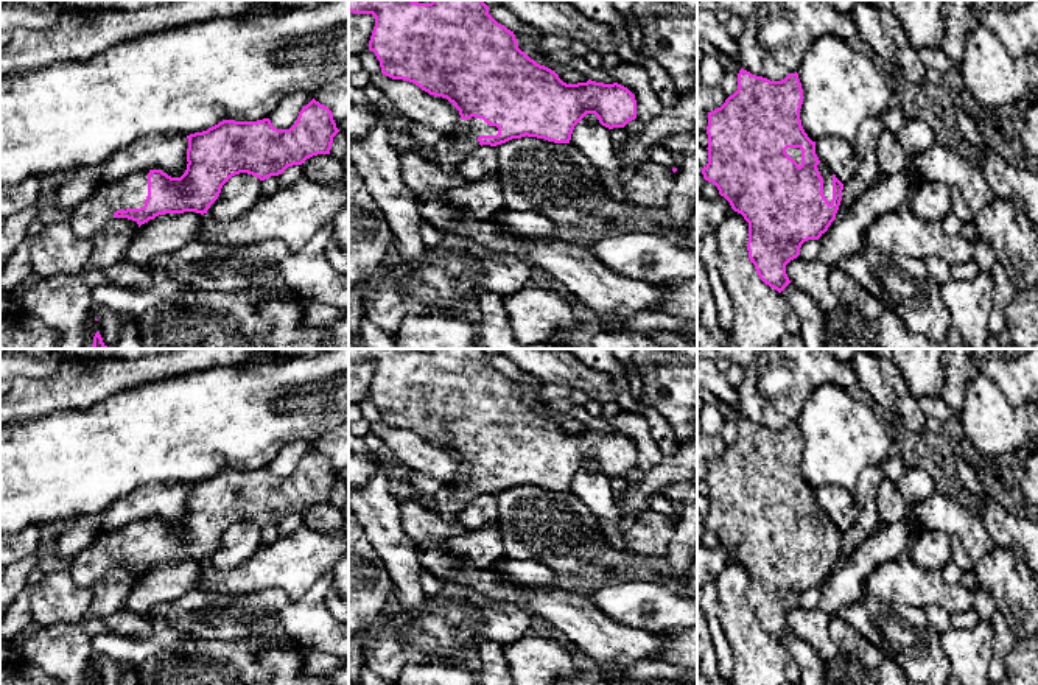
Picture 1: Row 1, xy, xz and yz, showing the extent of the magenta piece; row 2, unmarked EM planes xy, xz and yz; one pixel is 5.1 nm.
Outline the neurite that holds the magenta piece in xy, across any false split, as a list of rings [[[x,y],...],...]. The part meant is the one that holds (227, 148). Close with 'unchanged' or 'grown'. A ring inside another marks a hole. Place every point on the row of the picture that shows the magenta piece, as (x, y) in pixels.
[[[314,98],[289,129],[274,128],[269,118],[223,120],[187,135],[188,163],[181,177],[149,170],[96,185],[75,207],[68,224],[75,235],[92,238],[112,218],[128,218],[140,227],[163,213],[204,215],[232,176],[247,173],[260,181],[279,176],[313,156],[330,154],[338,132],[331,111]]]; grown

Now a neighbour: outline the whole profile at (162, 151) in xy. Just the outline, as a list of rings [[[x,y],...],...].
[[[154,132],[140,137],[103,162],[103,174],[96,185],[120,182],[129,174],[162,170],[171,177],[181,177],[187,170],[188,139],[182,134]]]

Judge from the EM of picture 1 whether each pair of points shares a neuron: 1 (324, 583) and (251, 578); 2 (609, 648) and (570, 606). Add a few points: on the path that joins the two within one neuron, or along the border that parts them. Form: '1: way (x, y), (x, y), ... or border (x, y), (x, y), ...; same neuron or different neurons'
1: border (332, 565), (298, 598), (290, 598), (279, 590); different neurons
2: way (598, 637), (578, 617); same neuron

